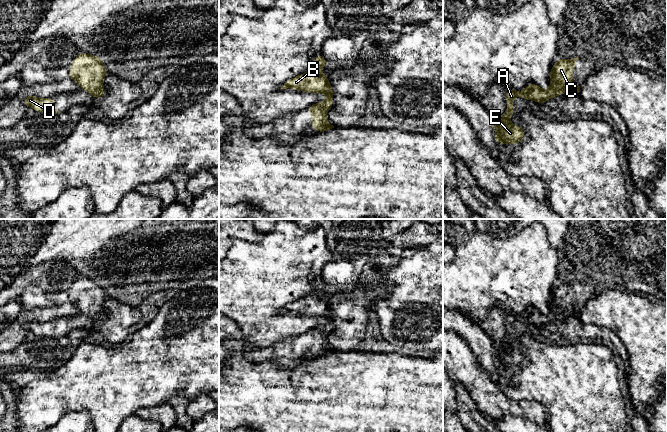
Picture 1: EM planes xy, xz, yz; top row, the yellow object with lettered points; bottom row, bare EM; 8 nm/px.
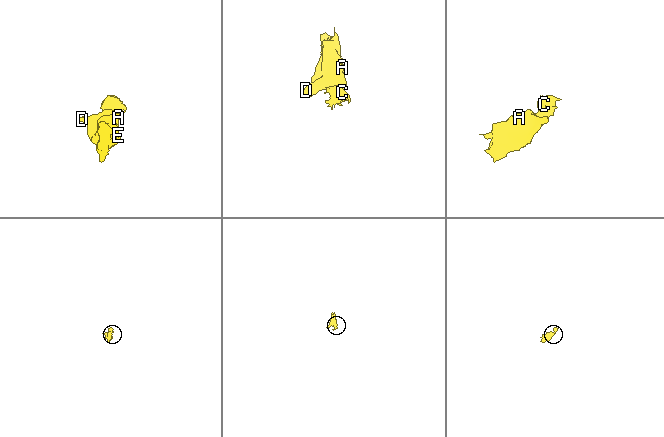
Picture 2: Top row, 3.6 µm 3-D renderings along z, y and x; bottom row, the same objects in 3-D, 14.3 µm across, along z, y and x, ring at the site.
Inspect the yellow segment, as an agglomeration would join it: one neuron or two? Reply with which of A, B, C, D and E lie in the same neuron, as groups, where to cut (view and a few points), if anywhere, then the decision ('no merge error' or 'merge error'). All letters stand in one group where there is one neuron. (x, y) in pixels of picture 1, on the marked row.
groups A B C D E; cut none; no merge error

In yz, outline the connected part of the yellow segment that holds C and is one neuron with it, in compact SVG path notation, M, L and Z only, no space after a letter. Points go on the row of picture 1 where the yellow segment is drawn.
M579 57L572 59L557 59L557 63L551 67L550 84L551 87L544 91L535 83L530 83L521 92L508 88L506 92L507 110L502 117L493 117L493 127L496 133L495 141L499 144L520 143L524 138L524 128L513 126L510 122L512 114L515 112L512 101L515 97L521 96L526 100L533 100L540 104L544 104L550 98L559 97L561 92L567 94L579 93L580 86L573 89L572 70L576 67L576 61Z

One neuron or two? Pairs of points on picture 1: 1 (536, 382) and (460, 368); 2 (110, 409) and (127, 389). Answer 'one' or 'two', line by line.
1: two
2: one

